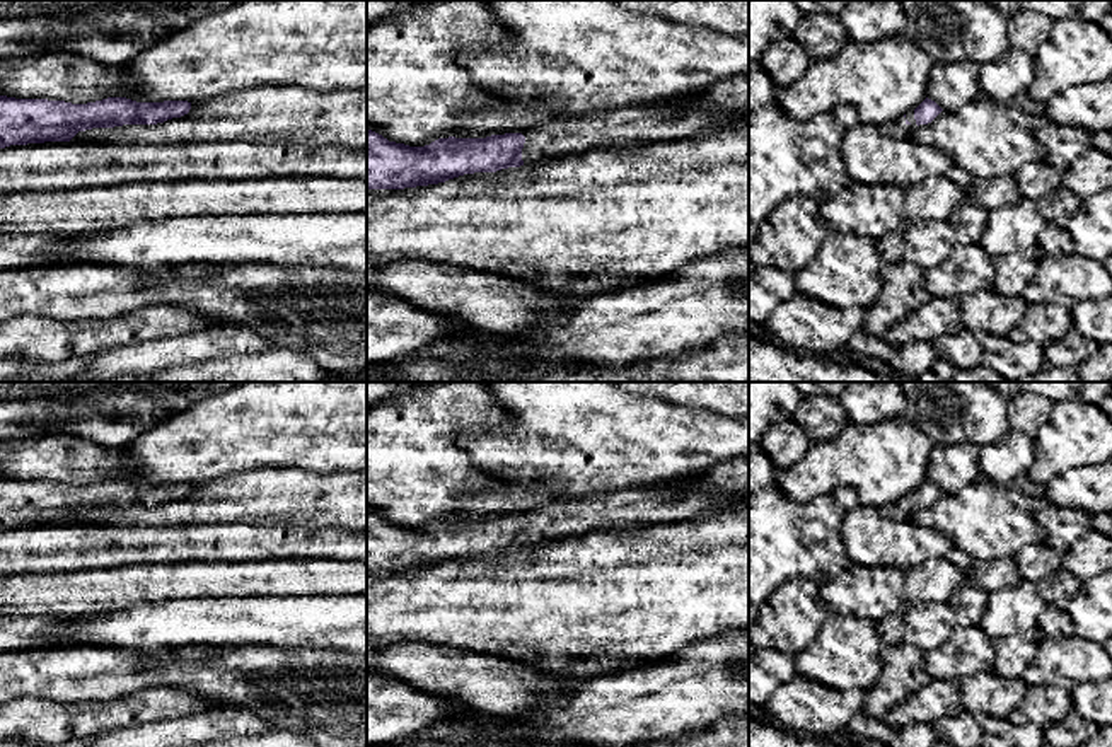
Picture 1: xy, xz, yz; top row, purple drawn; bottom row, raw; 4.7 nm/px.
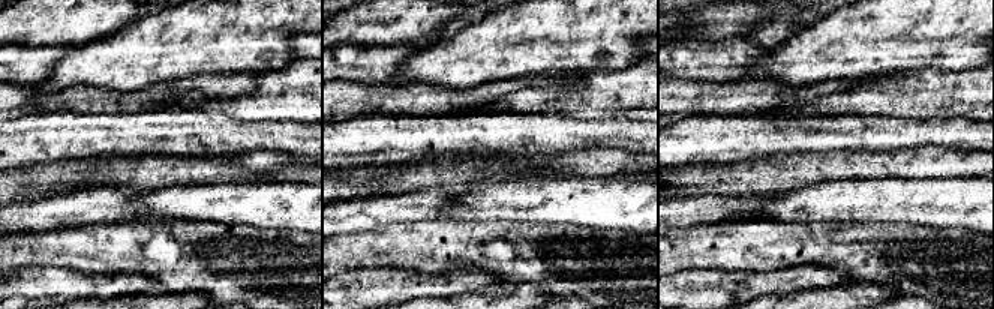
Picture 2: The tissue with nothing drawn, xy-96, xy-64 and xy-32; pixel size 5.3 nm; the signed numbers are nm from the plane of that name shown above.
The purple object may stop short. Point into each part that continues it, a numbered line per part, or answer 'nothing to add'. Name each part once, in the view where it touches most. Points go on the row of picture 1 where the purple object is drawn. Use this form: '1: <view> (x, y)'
1: xz (720, 106)

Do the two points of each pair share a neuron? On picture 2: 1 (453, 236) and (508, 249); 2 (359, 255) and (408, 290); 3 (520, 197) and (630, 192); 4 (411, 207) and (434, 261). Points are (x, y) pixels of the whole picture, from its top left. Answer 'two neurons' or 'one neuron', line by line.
1: one neuron
2: two neurons
3: one neuron
4: two neurons

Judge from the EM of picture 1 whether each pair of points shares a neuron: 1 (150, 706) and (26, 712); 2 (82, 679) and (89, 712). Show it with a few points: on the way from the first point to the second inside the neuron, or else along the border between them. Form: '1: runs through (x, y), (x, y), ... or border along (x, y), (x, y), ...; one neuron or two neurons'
1: runs through (120, 713), (57, 717); one neuron
2: border along (121, 696), (94, 701), (48, 700); two neurons

